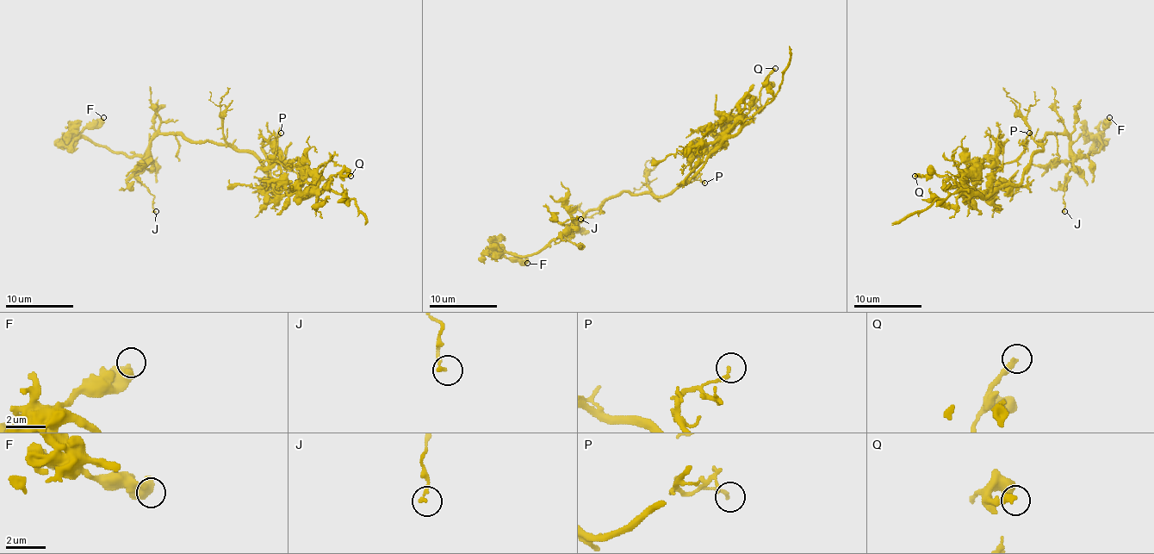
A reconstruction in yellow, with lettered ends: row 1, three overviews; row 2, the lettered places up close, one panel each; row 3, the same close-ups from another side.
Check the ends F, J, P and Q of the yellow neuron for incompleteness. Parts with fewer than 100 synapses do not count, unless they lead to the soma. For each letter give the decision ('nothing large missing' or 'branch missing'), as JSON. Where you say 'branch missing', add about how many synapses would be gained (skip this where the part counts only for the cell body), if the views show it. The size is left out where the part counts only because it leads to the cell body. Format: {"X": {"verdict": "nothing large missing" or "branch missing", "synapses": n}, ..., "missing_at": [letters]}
{"F": {"verdict": "nothing large missing"}, "J": {"verdict": "nothing large missing"}, "P": {"verdict": "nothing large missing"}, "Q": {"verdict": "nothing large missing"}, "missing_at": []}

